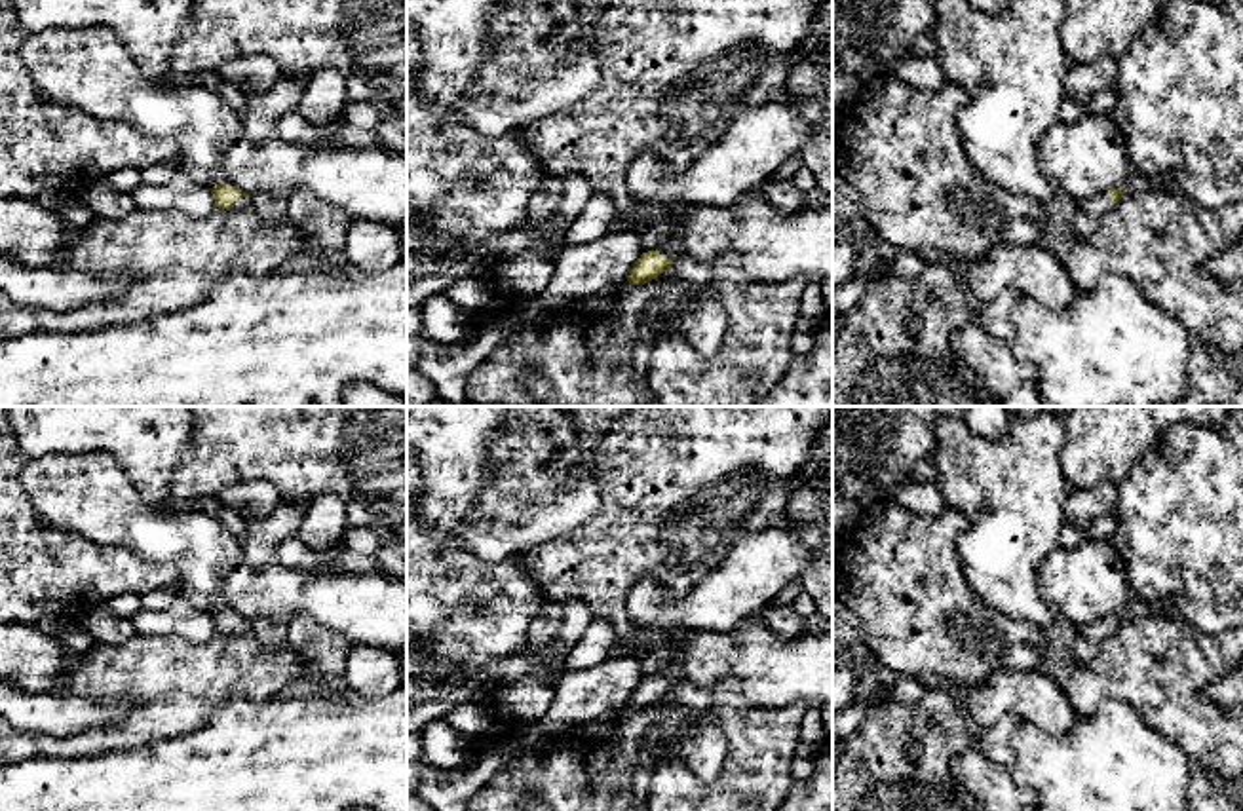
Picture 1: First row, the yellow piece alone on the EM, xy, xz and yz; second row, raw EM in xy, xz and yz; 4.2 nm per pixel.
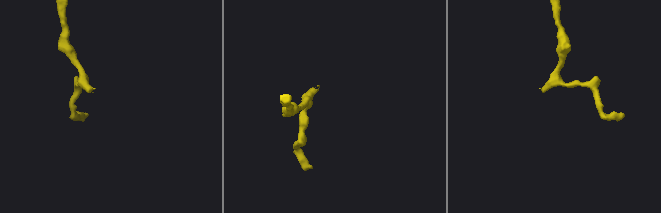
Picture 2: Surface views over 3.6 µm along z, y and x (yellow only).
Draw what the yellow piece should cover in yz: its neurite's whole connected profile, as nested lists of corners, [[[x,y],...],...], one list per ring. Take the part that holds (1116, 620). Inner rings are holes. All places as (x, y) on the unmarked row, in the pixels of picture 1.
[[[1110,613],[1108,617],[1100,617],[1089,625],[1081,625],[1076,631],[1076,638],[1085,638],[1091,644],[1100,644],[1123,623],[1123,613]]]

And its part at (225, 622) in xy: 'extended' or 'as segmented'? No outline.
extended

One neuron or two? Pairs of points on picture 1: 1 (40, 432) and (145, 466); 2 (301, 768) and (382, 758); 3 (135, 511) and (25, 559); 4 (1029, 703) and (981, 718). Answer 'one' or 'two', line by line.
1: one
2: one
3: two
4: one

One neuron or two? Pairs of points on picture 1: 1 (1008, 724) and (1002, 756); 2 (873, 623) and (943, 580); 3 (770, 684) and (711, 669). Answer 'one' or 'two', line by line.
1: one
2: one
3: one

